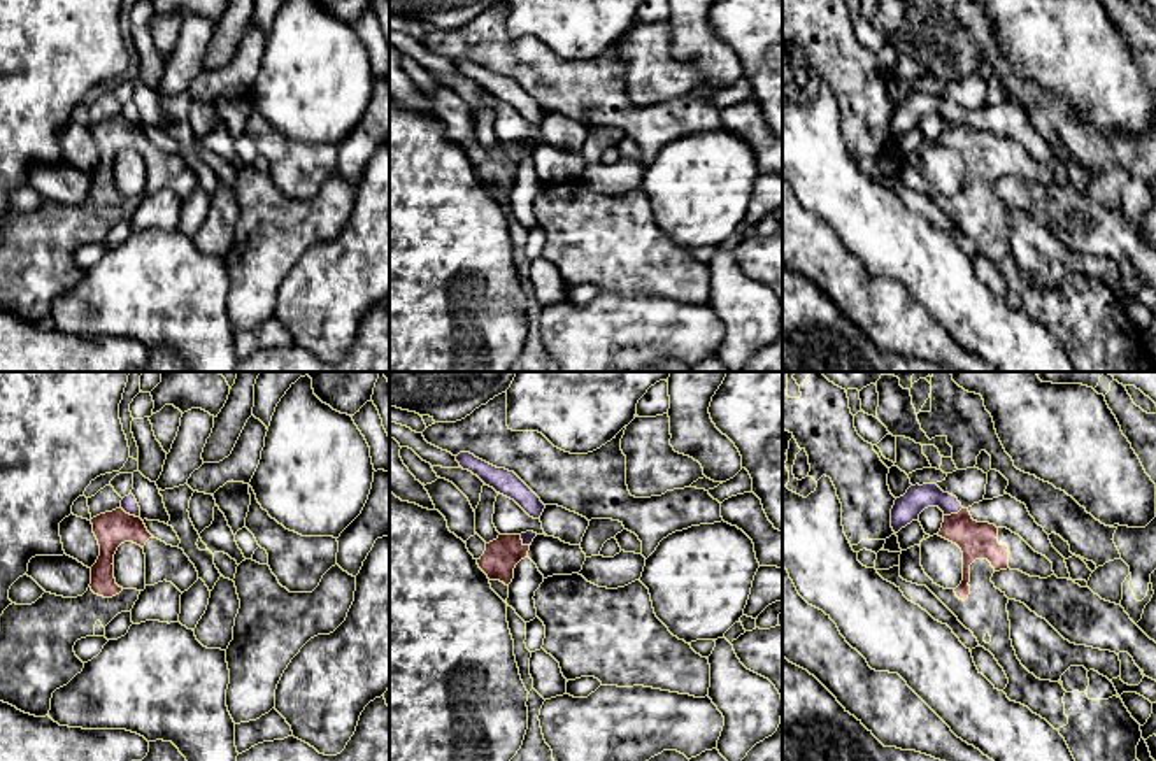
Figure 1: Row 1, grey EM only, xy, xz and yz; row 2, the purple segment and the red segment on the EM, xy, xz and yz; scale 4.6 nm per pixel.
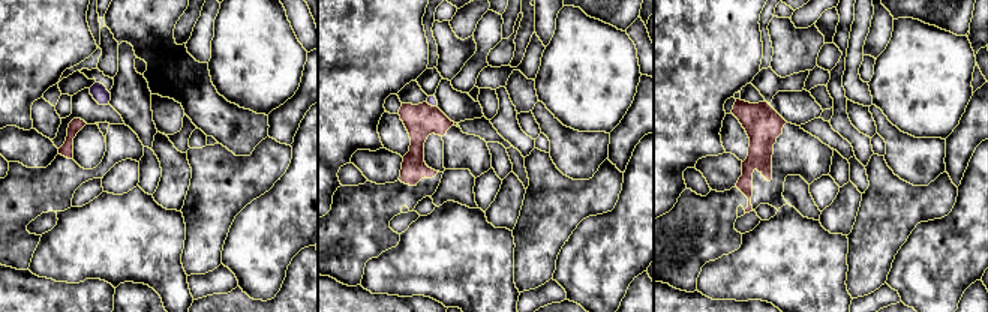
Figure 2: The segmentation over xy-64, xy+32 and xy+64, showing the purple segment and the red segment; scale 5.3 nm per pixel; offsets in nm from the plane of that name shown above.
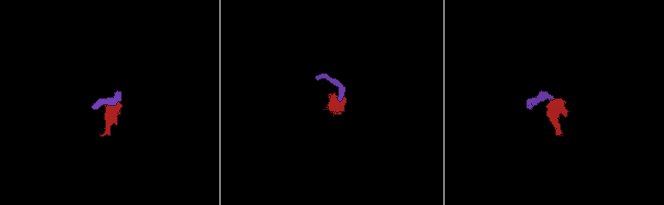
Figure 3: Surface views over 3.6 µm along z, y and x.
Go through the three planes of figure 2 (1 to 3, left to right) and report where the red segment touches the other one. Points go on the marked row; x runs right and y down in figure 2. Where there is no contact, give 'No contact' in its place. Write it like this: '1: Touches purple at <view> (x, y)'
1: No contact
2: Touches purple at xy+32 (432, 105)
3: No contact

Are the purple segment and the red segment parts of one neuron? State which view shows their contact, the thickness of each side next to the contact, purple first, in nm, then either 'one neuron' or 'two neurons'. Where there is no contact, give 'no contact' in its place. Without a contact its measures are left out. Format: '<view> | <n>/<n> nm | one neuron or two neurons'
yz | 120/180 nm | two neurons

